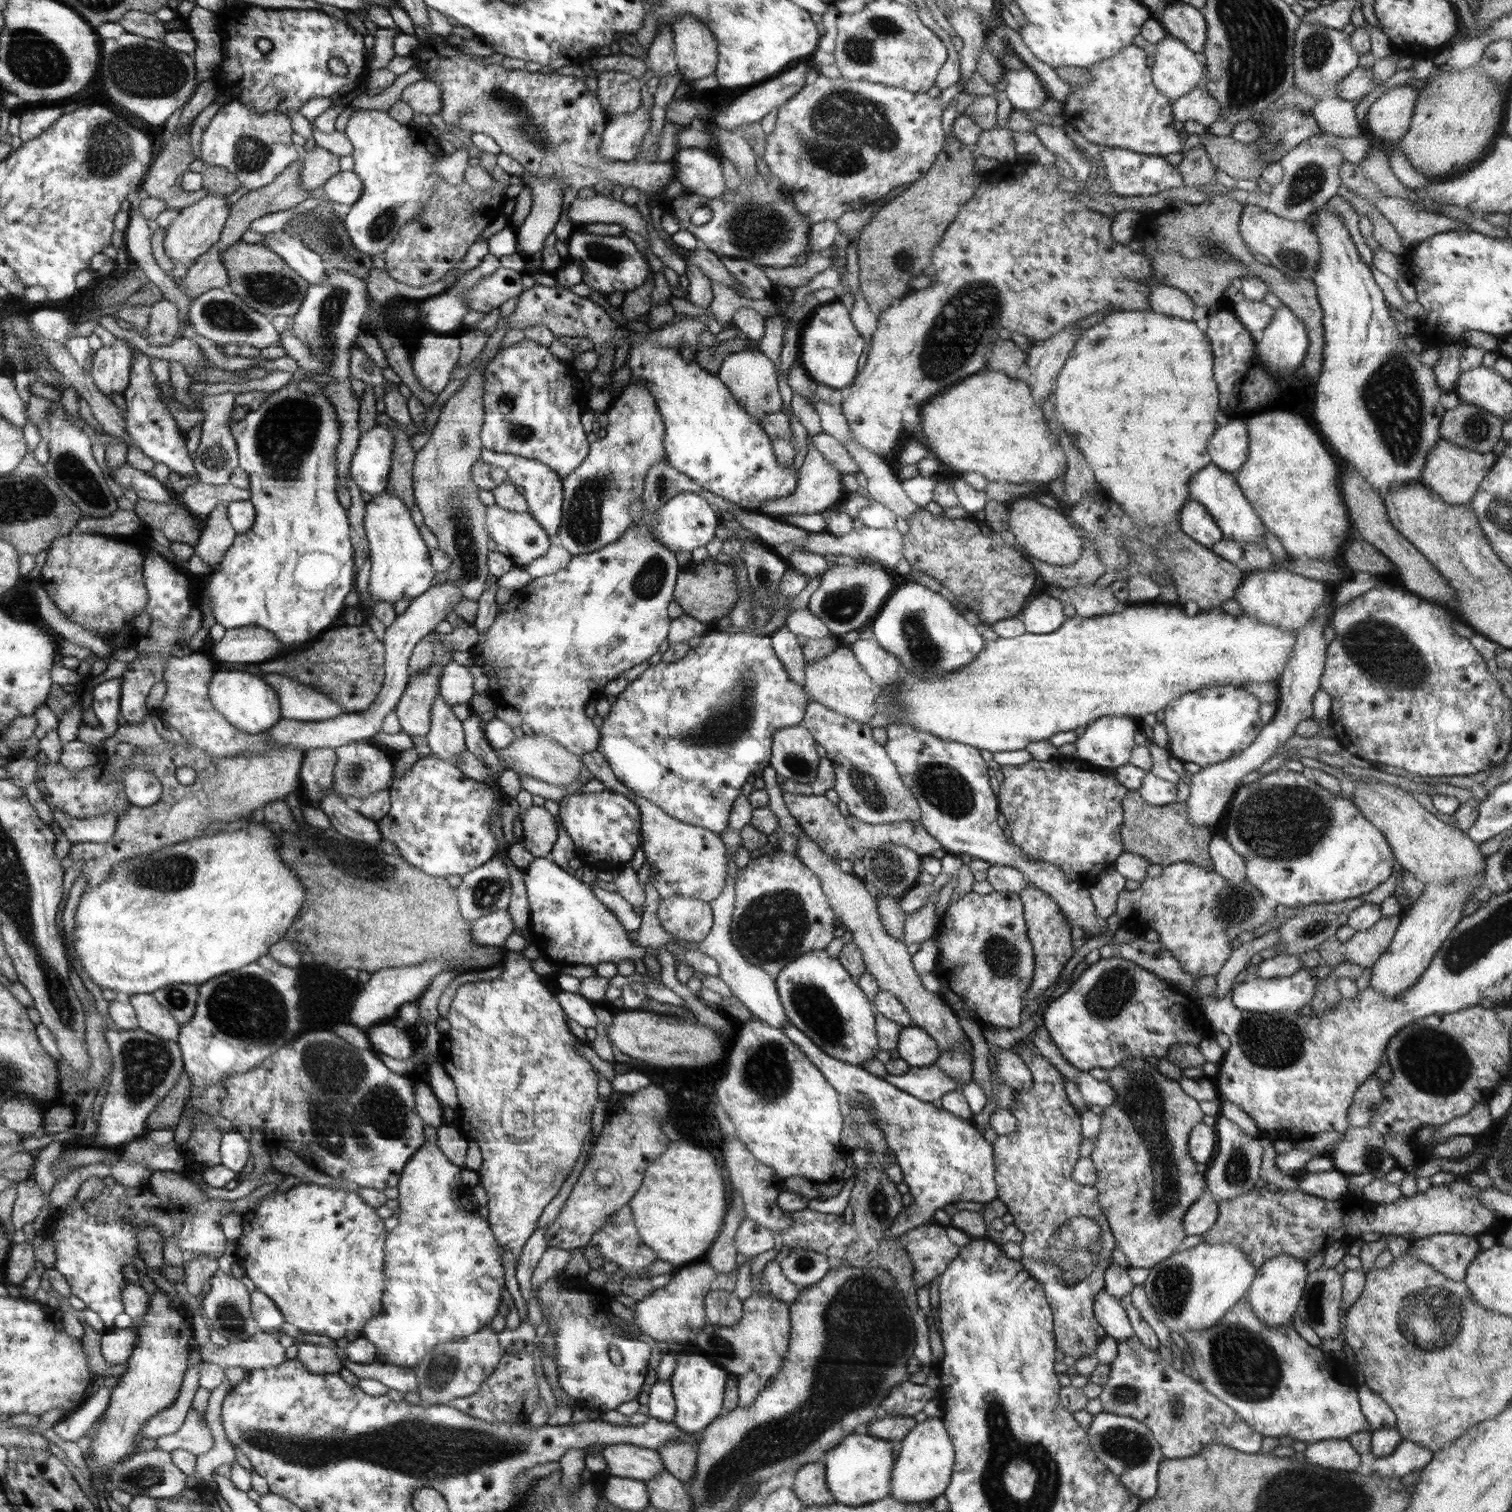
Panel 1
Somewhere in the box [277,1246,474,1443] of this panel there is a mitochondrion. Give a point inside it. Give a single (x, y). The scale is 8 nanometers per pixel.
(444, 1366)

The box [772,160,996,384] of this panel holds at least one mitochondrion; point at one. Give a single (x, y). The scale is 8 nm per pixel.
(903, 260)

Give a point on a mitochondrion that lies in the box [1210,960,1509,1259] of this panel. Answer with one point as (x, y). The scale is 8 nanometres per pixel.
(1432, 1060)

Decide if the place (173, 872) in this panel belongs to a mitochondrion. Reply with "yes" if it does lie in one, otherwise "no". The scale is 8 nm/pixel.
yes

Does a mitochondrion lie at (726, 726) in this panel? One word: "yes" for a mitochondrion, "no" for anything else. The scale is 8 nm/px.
yes

